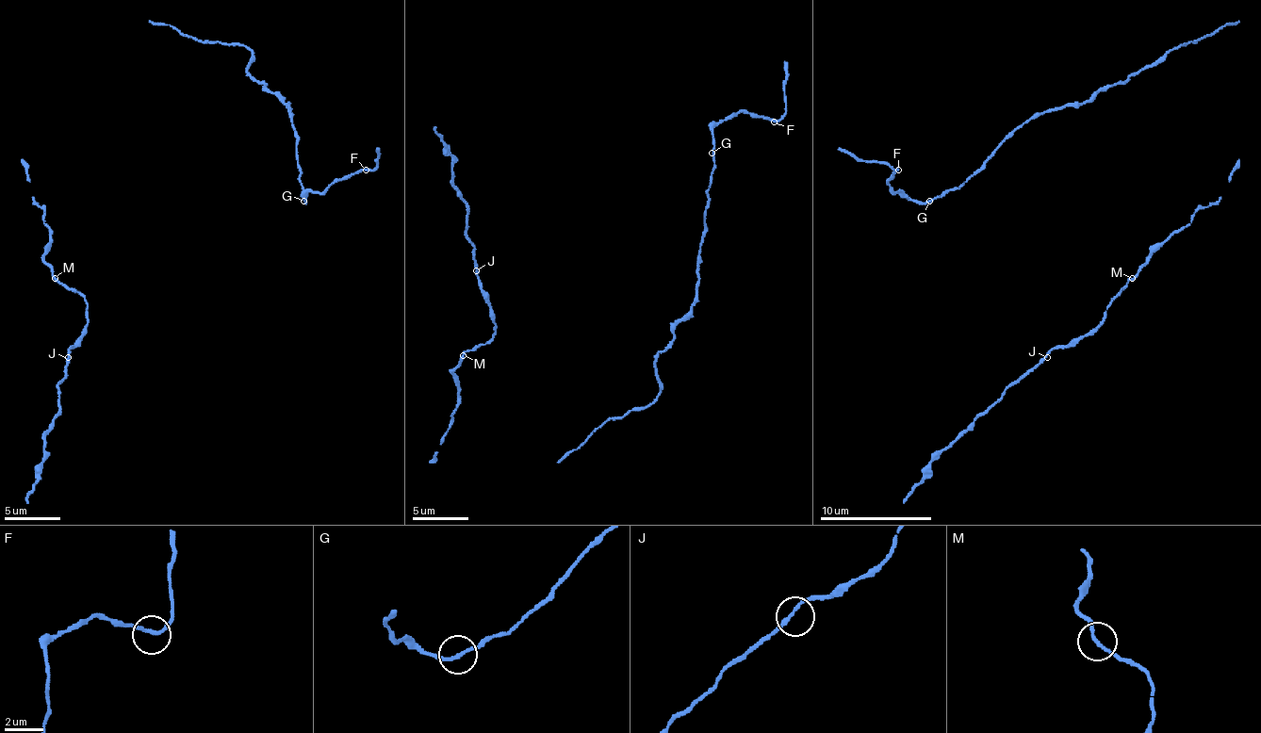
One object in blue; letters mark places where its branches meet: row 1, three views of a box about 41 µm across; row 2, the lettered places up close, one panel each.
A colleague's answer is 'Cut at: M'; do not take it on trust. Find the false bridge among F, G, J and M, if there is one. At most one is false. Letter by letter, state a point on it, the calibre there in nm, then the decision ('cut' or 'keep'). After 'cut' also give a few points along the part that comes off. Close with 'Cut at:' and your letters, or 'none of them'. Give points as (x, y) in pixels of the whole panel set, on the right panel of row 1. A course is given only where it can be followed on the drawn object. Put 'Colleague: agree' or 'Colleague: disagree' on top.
Colleague: disagree
F: (898, 170) | 170 nm | keep
G: (929, 201) | 160 nm | keep
J: (1047, 357) | 170 nm | keep
M: (1132, 278) | 160 nm | keep
Cut at: none of them

